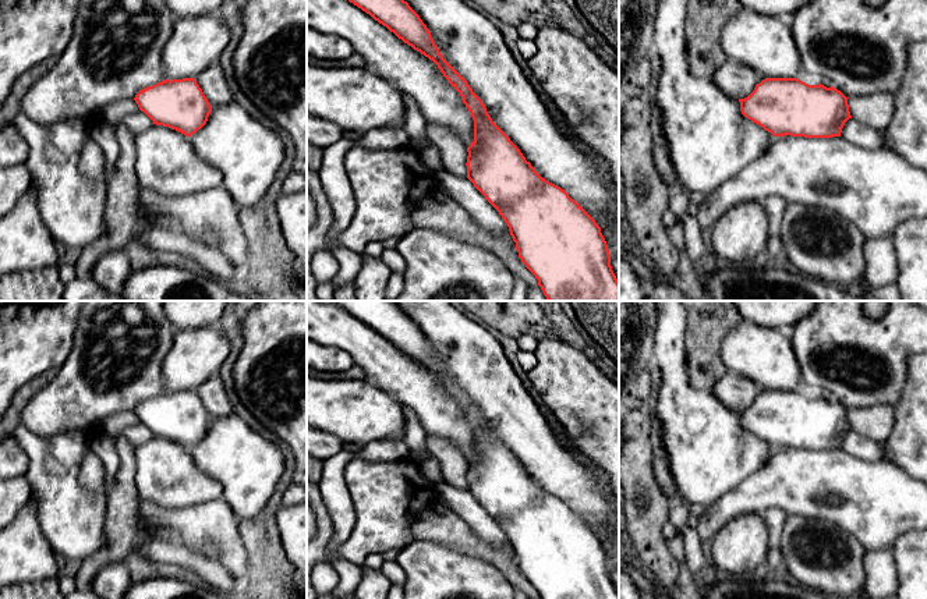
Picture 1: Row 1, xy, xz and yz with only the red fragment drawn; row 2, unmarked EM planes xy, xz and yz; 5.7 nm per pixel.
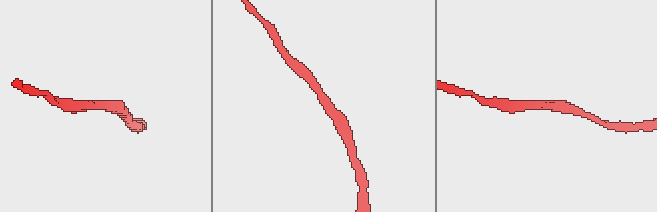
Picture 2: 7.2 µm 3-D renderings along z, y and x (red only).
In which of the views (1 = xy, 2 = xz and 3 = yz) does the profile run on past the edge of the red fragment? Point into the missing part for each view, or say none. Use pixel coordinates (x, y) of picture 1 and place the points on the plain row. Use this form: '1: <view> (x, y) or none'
1: none
2: none
3: none

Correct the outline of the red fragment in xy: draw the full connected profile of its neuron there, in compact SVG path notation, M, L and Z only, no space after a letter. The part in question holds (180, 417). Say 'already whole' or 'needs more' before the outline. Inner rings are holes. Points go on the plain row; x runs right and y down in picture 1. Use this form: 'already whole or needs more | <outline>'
already whole | M195 390L164 391L139 403L134 412L153 436L185 449L201 442L212 423Z

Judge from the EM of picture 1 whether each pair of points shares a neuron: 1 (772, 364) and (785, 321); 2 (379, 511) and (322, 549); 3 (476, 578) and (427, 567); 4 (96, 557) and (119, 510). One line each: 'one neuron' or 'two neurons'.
1: two neurons
2: one neuron
3: one neuron
4: one neuron

